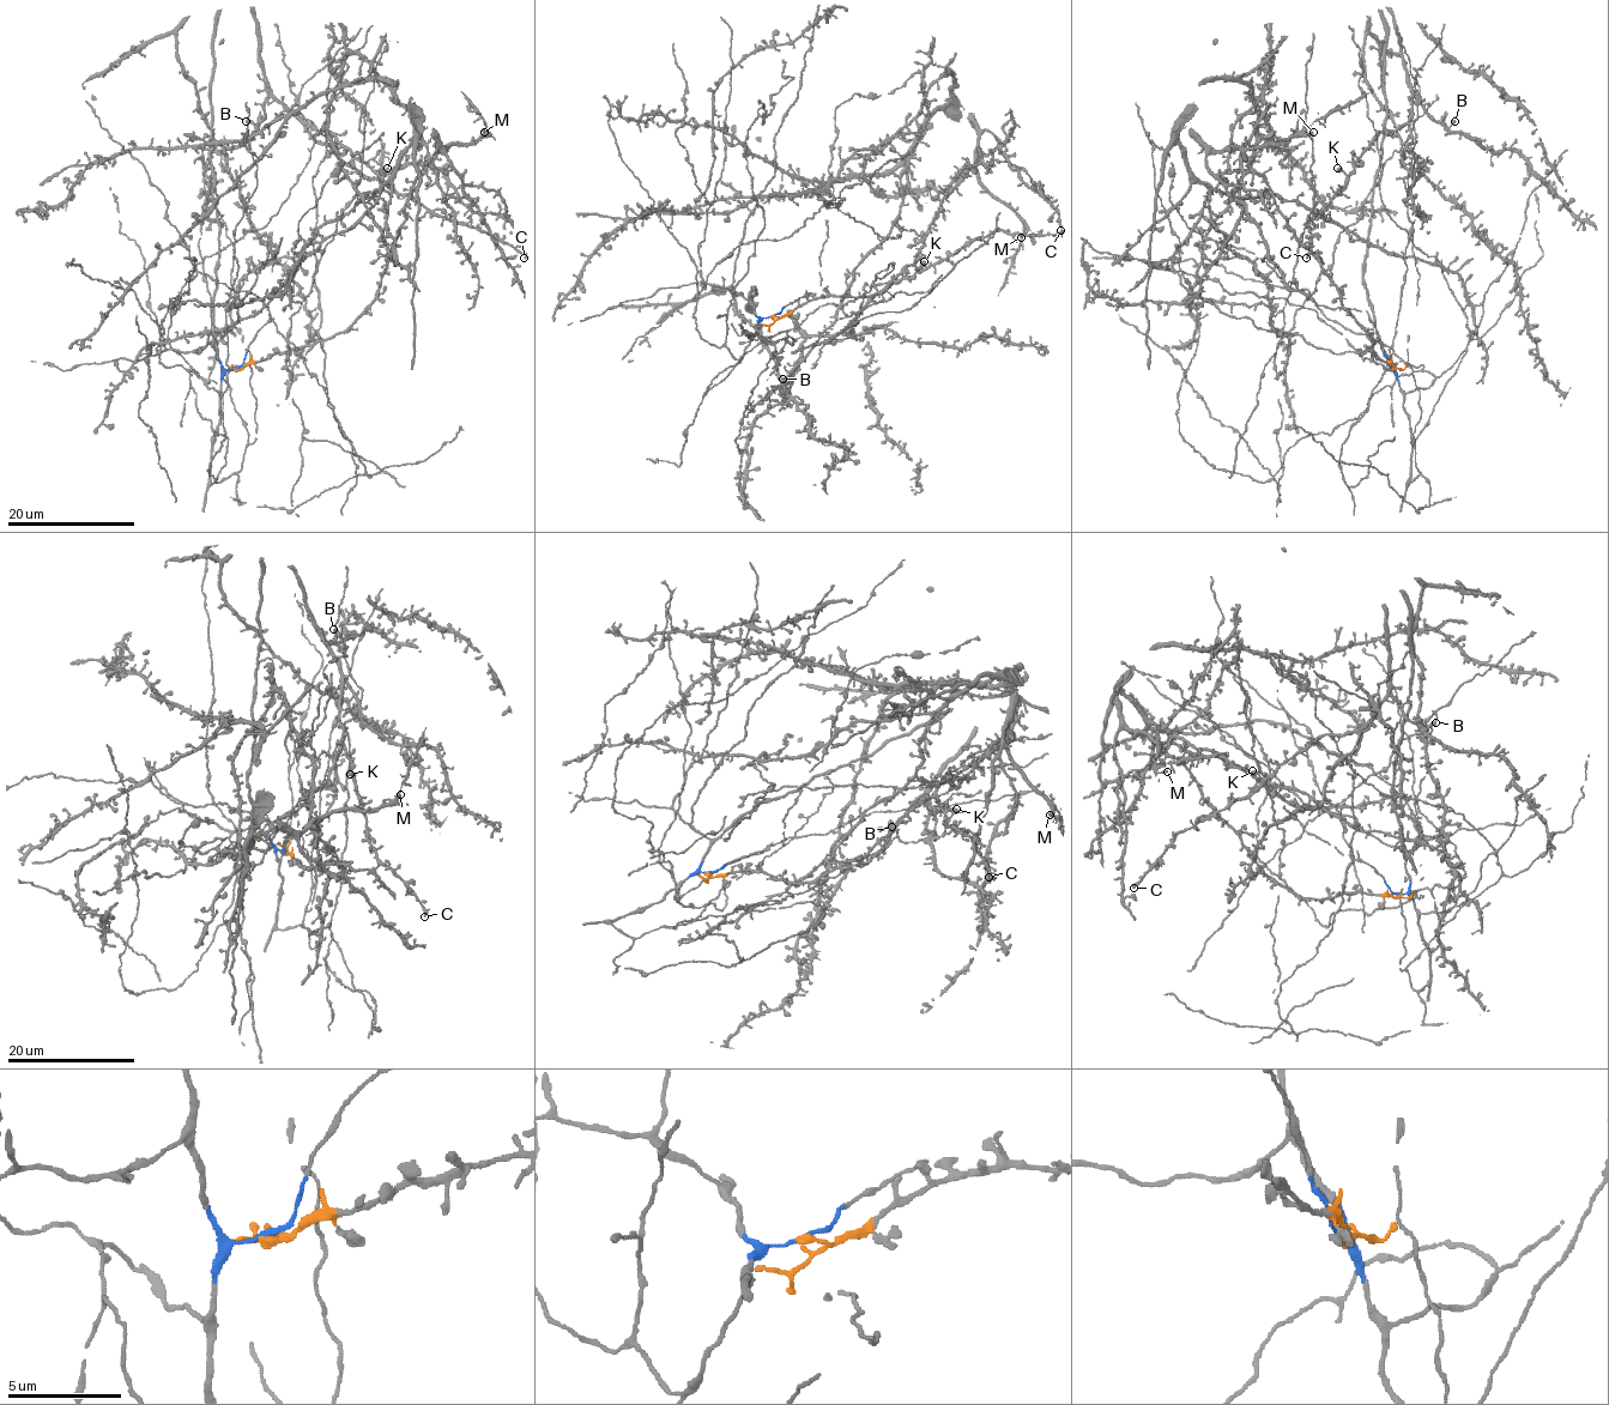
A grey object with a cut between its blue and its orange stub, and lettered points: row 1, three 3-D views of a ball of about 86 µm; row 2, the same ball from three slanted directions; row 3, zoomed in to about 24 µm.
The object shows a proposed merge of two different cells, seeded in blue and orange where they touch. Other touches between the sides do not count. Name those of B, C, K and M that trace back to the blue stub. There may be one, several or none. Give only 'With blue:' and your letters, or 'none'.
With blue: B, C, K

